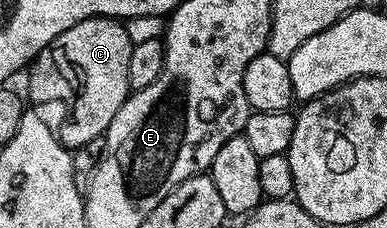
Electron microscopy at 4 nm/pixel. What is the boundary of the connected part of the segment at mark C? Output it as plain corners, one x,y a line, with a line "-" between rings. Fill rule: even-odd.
94,16
85,18
69,30
57,34
49,46
45,46
30,65
31,77
27,80
26,95
55,131
56,138
68,148
74,150
89,142
100,139
106,133
107,127
113,122
117,110
127,101
131,92
129,86
129,54
132,42
127,33
126,23
110,16

